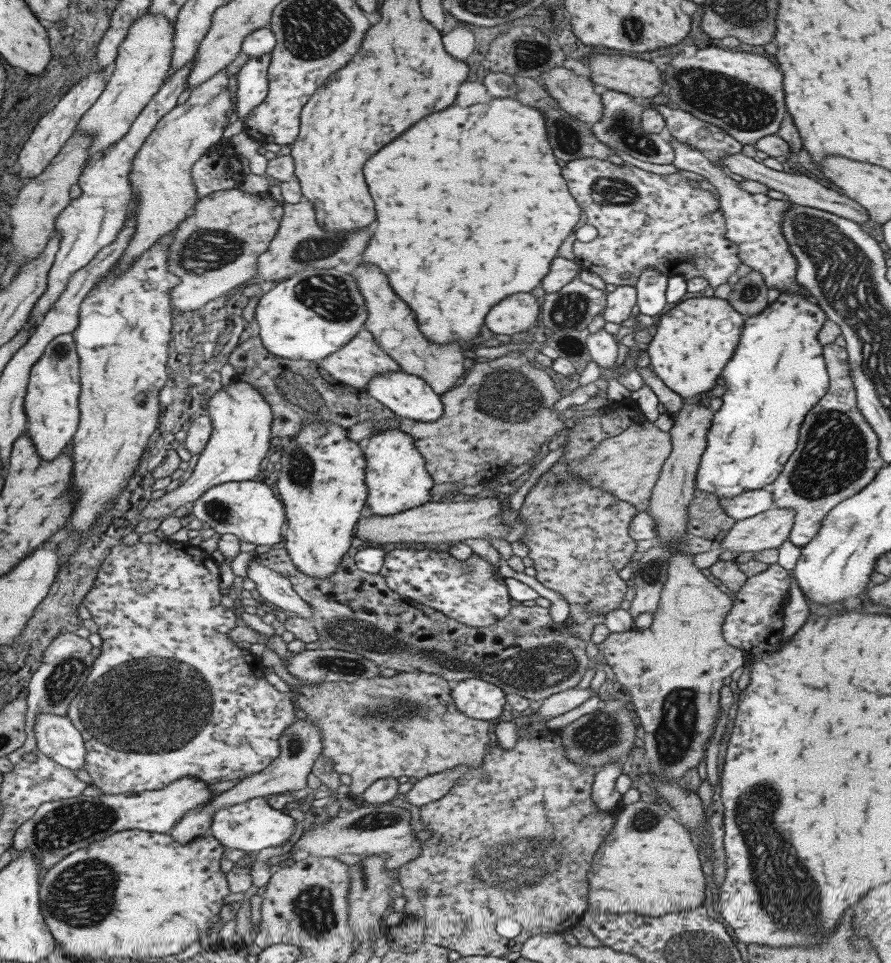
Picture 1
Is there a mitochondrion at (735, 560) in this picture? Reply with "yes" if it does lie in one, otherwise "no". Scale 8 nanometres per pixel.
no

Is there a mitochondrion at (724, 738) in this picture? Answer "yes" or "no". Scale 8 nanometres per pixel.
no

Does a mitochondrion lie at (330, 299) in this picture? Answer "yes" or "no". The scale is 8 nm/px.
yes

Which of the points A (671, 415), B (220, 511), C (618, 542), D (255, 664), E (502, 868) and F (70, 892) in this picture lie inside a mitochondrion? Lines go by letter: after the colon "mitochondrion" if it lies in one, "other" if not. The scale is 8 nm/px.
A: other
B: mitochondrion
C: other
D: other
E: mitochondrion
F: mitochondrion

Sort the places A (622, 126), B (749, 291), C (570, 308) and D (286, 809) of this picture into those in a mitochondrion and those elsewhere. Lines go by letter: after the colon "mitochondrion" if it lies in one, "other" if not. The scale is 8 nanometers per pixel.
A: mitochondrion
B: mitochondrion
C: mitochondrion
D: other

